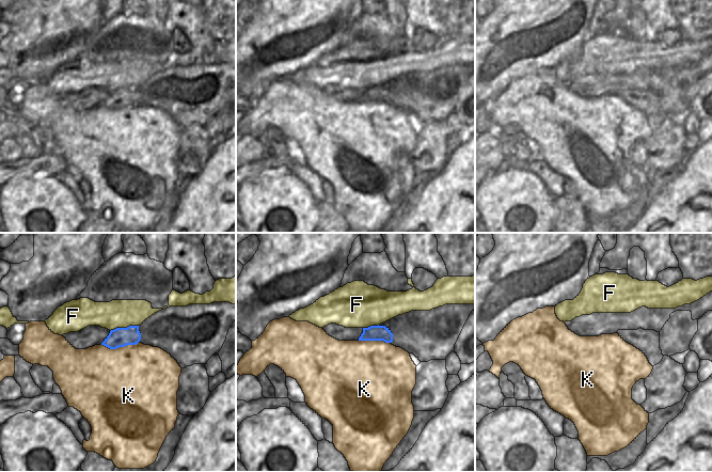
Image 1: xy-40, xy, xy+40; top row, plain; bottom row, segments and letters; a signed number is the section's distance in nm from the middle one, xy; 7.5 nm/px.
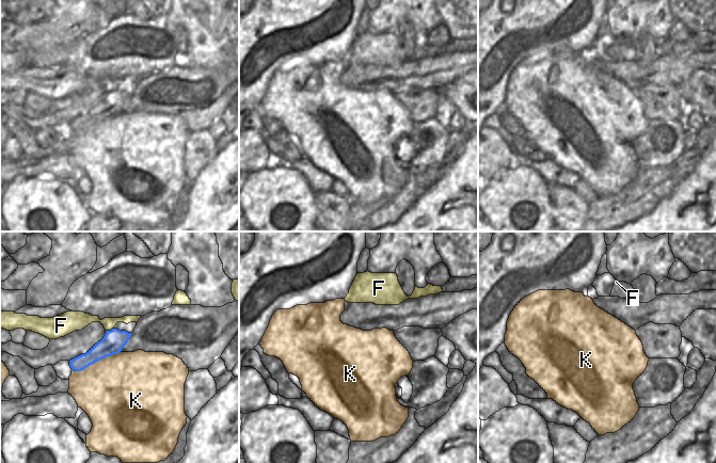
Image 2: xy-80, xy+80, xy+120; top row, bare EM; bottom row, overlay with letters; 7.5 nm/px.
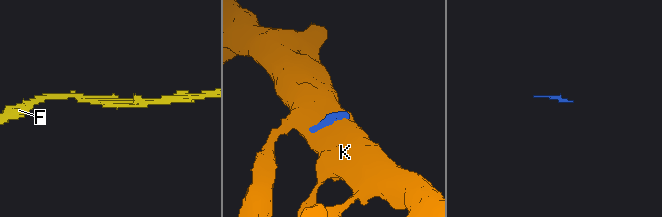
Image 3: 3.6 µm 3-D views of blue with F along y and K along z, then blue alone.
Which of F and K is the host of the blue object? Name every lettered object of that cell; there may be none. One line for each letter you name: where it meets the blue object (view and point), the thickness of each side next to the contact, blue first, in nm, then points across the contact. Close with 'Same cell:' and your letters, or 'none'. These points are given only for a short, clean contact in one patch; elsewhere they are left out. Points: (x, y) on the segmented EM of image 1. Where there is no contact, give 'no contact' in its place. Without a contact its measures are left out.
Same cell: none

